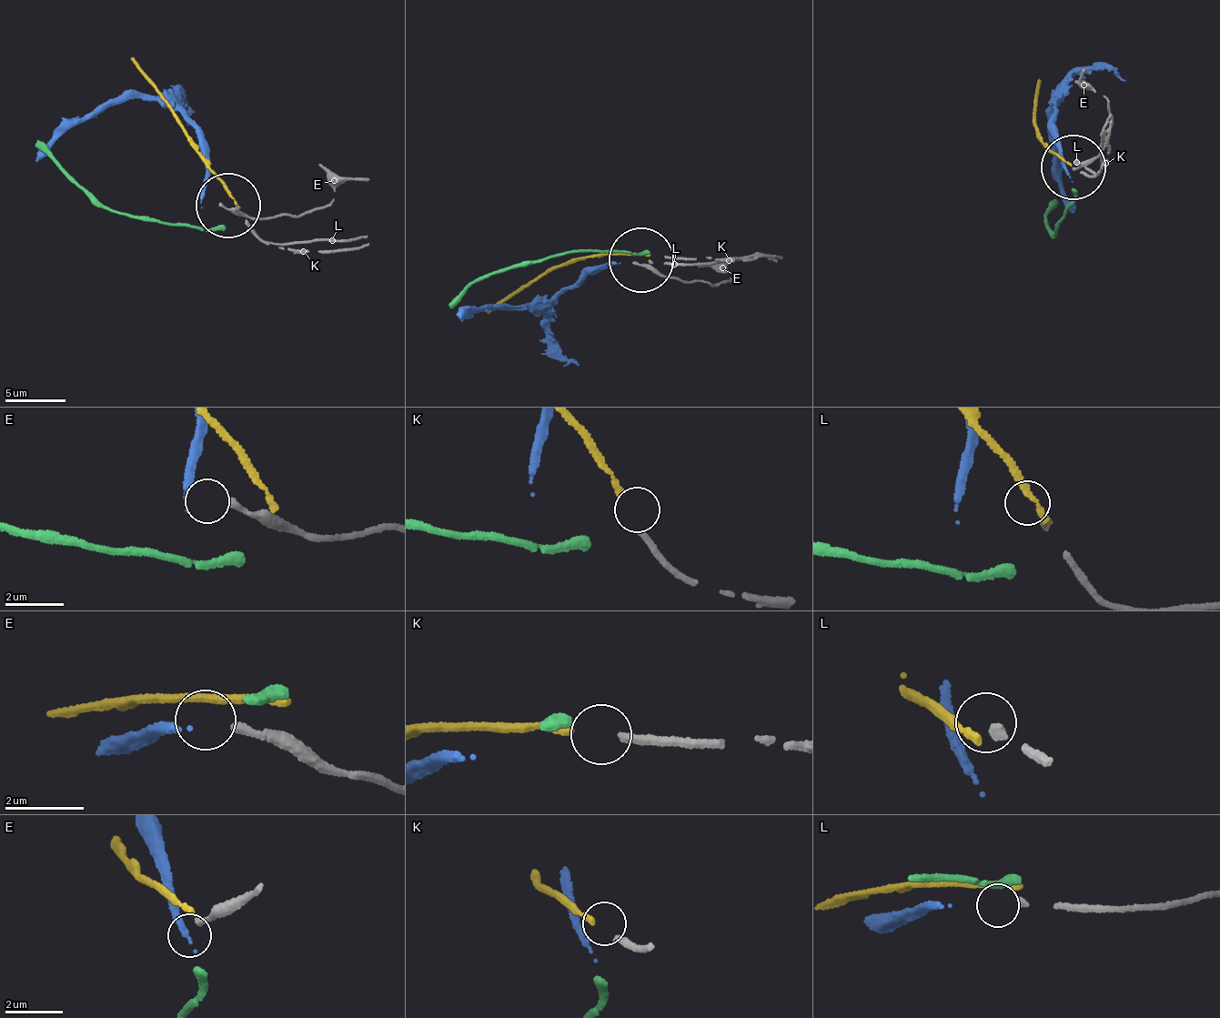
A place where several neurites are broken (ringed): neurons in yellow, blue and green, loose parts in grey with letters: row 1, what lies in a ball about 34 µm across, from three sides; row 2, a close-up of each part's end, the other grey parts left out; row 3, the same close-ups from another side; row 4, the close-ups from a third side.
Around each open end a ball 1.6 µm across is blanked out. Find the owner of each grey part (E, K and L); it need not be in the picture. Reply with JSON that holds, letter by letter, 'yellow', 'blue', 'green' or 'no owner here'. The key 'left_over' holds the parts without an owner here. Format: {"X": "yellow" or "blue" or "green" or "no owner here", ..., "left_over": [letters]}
{"E": "no owner here", "K": "yellow", "L": "no owner here", "left_over": ["E", "L"]}

